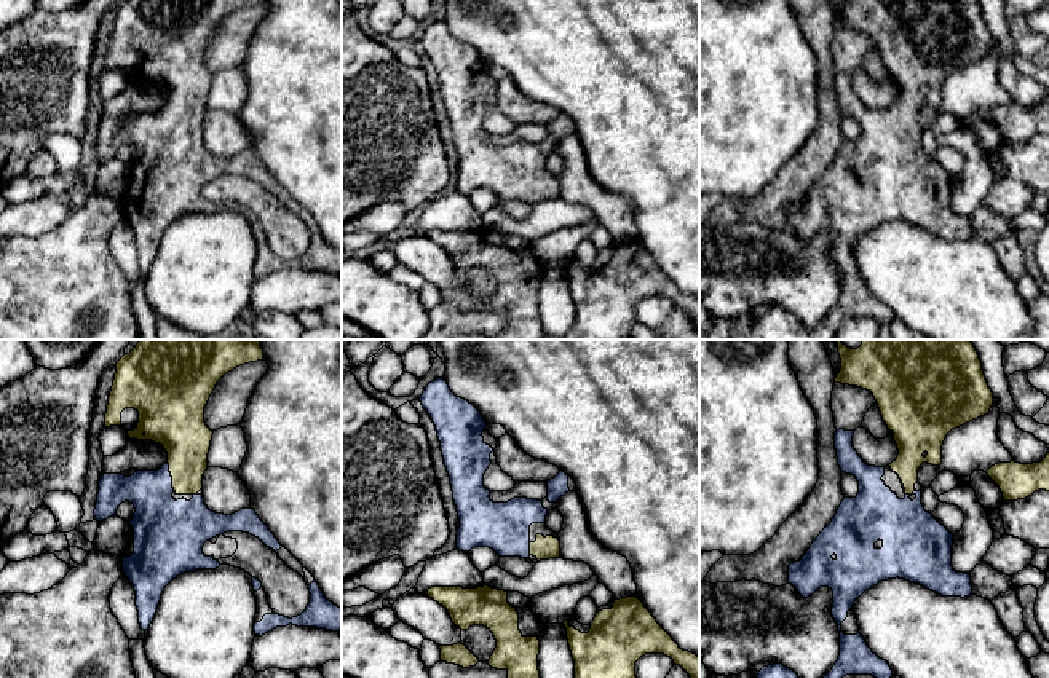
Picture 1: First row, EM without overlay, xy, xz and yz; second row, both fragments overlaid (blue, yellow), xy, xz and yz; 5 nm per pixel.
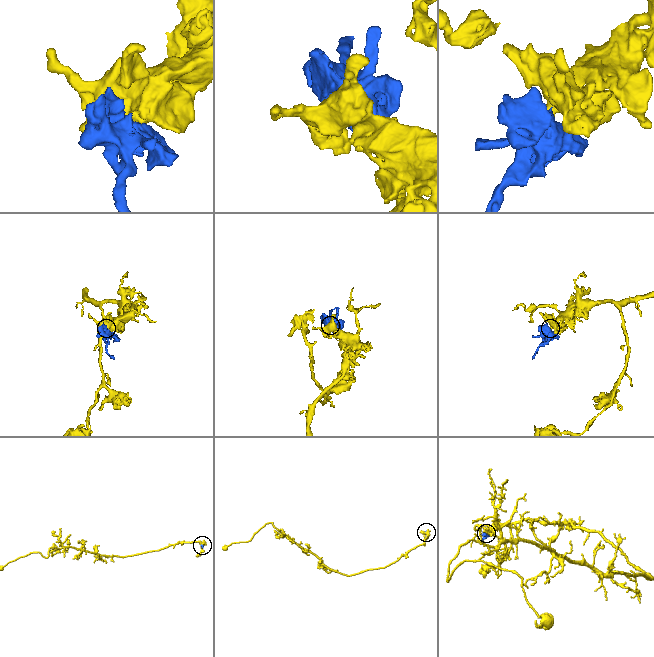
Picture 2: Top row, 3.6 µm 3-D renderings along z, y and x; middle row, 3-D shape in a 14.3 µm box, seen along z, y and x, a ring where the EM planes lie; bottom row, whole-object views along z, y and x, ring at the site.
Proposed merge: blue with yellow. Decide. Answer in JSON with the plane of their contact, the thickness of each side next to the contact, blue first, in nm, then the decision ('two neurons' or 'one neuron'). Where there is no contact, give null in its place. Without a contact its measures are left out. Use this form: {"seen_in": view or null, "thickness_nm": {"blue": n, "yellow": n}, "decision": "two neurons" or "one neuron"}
{"seen_in": "xy", "thickness_nm": {"blue": 280, "yellow": 240}, "decision": "one neuron"}

